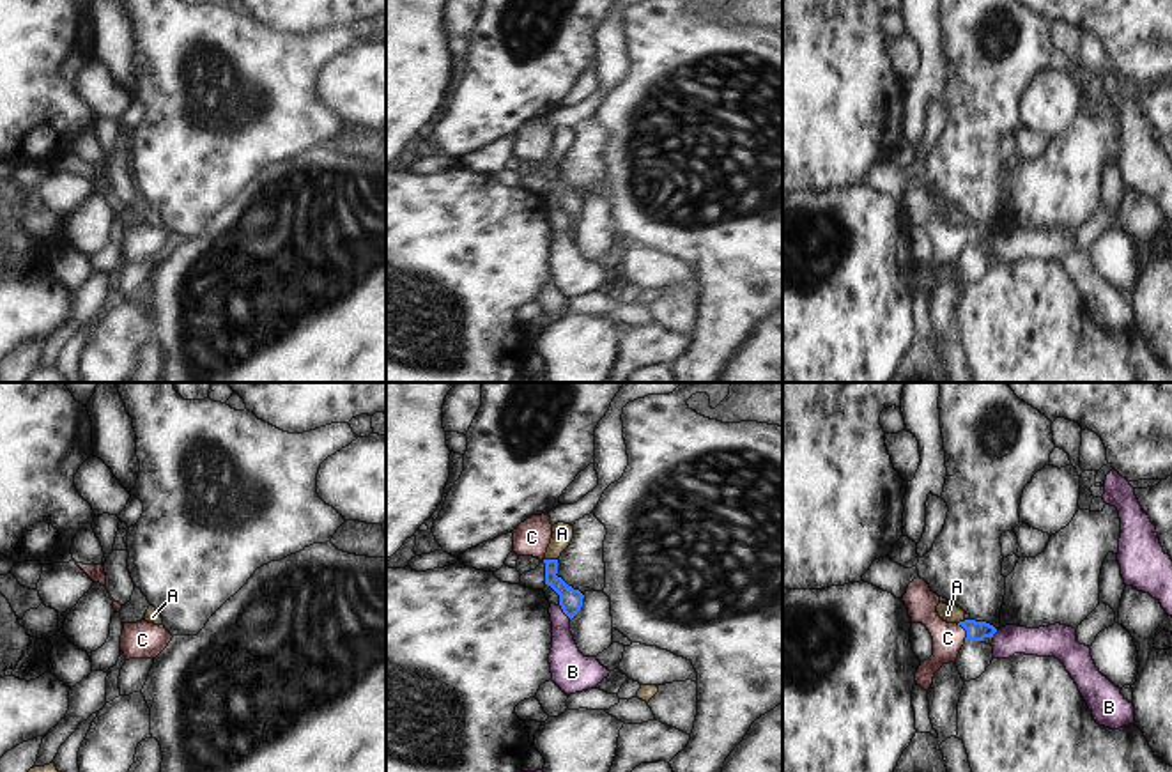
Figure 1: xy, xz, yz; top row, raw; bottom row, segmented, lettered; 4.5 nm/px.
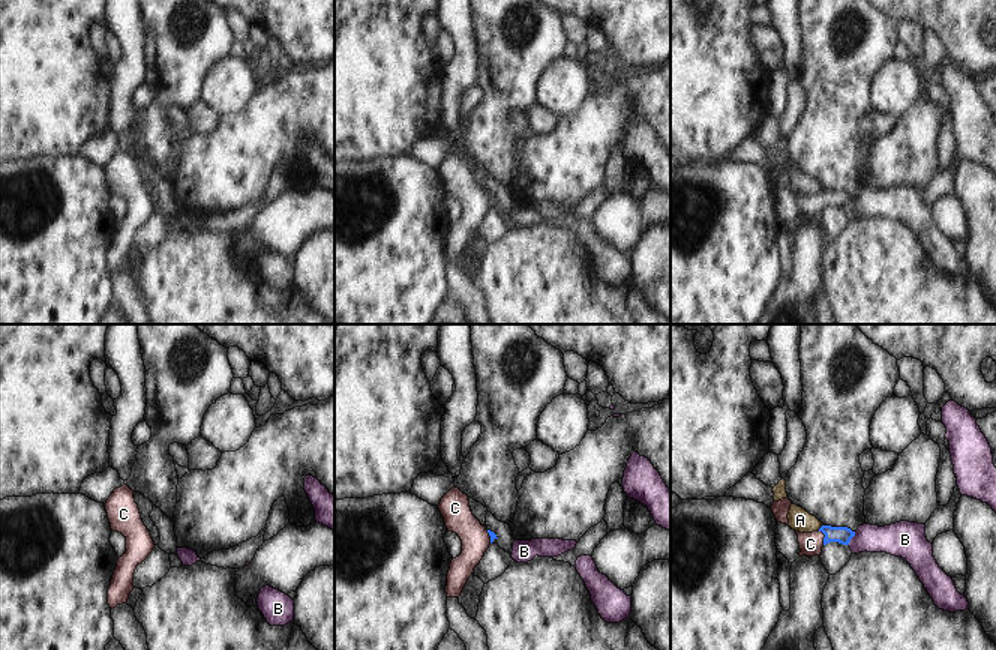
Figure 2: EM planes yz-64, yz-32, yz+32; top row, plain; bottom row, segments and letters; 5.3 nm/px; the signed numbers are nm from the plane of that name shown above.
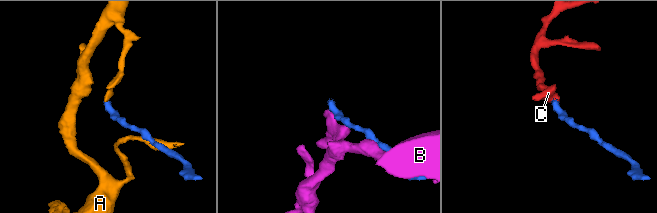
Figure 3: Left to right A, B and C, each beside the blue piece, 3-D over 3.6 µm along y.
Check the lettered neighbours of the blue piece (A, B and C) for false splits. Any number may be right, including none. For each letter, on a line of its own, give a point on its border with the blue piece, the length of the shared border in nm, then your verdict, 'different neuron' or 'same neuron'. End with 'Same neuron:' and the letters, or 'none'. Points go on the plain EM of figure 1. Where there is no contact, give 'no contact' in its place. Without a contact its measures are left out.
A: xz (551, 163) | 60 nm | different neuron
B: xz (563, 215) | 90 nm | different neuron
C: yz (967, 236) | 100 nm | same neuron
Same neuron: C

